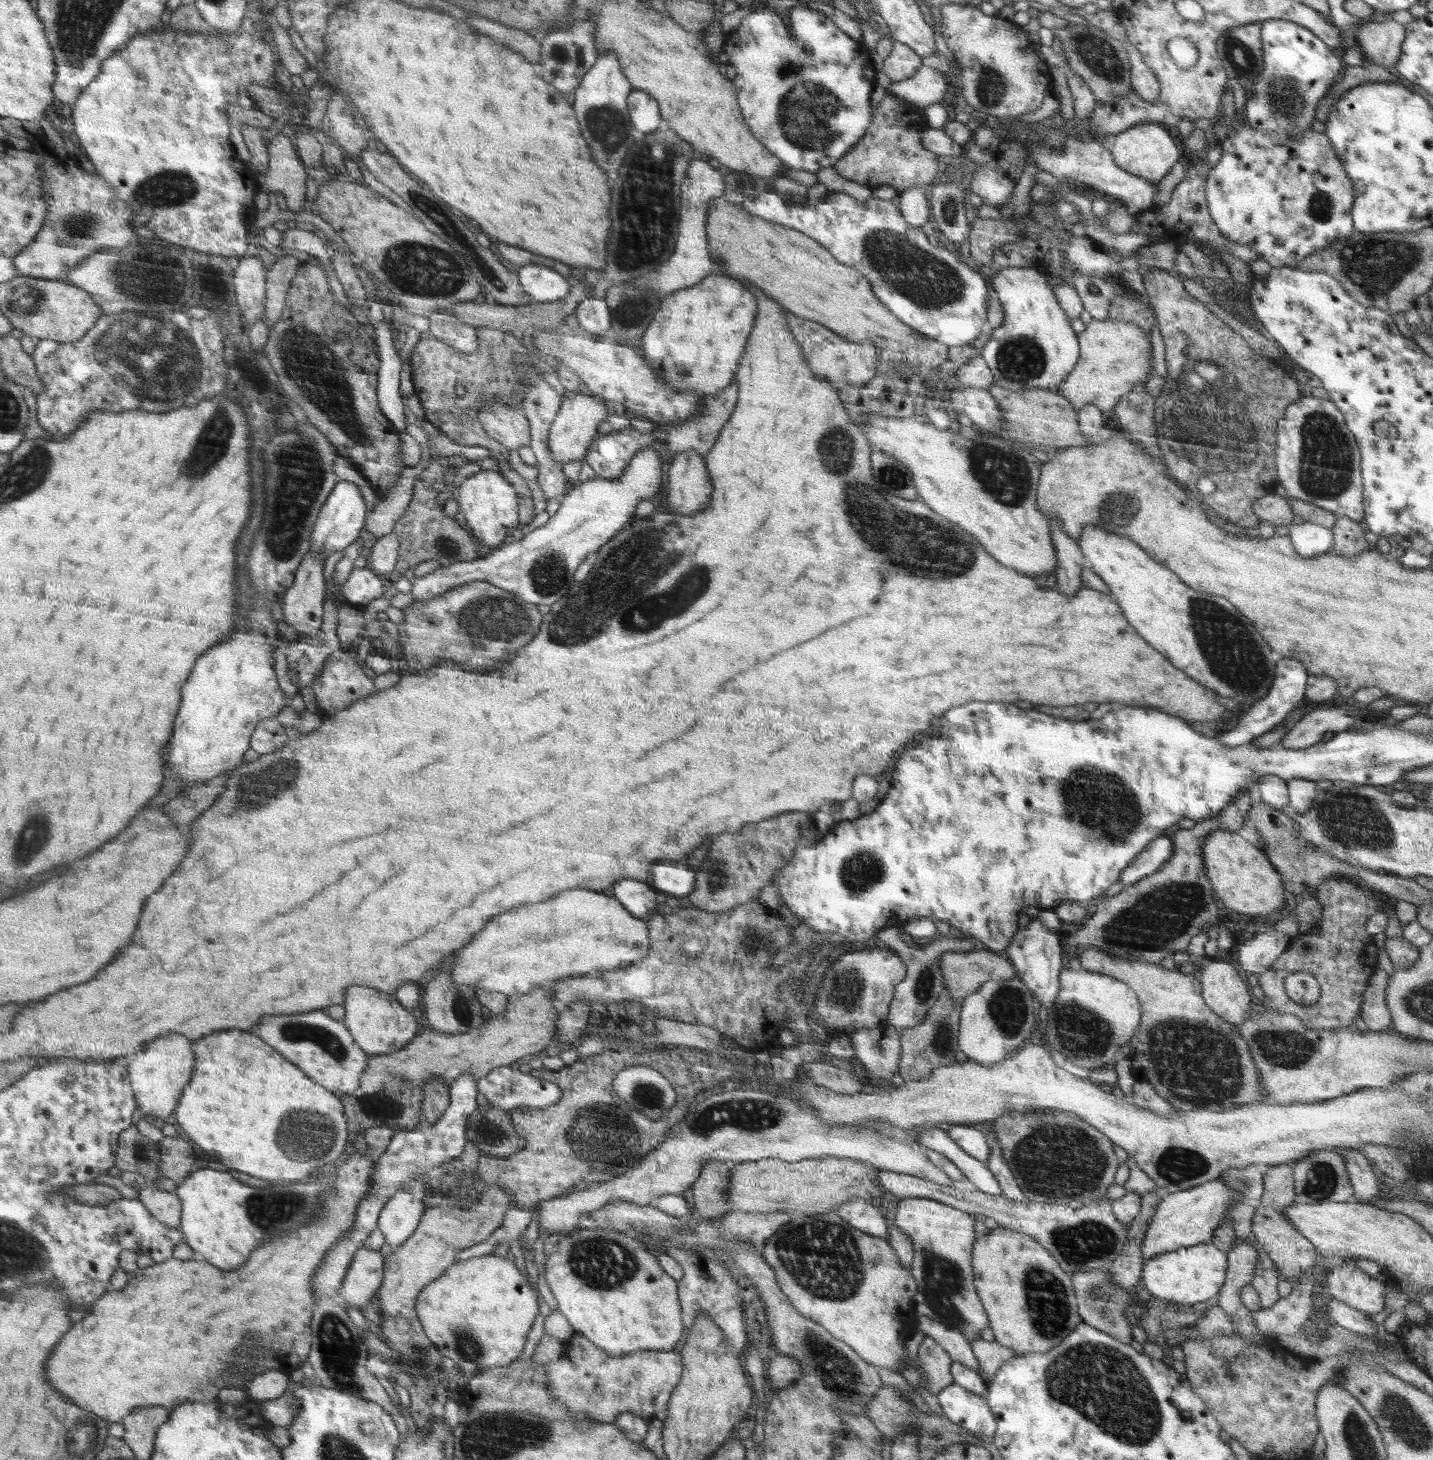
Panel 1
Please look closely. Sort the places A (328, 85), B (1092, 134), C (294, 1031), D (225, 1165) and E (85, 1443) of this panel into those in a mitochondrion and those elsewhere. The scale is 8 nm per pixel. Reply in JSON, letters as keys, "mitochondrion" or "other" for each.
{"A":"other","B":"other","C":"mitochondrion","D":"other","E":"mitochondrion"}

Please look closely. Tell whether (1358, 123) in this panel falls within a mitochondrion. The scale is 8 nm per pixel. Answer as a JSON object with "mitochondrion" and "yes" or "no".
{"mitochondrion":"no"}

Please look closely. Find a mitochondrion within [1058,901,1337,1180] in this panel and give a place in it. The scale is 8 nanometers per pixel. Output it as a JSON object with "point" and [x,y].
{"point":[1196,1064]}

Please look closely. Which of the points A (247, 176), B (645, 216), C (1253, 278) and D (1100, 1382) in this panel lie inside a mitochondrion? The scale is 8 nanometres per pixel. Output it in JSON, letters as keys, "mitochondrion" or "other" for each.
{"A":"other","B":"mitochondrion","C":"other","D":"mitochondrion"}

